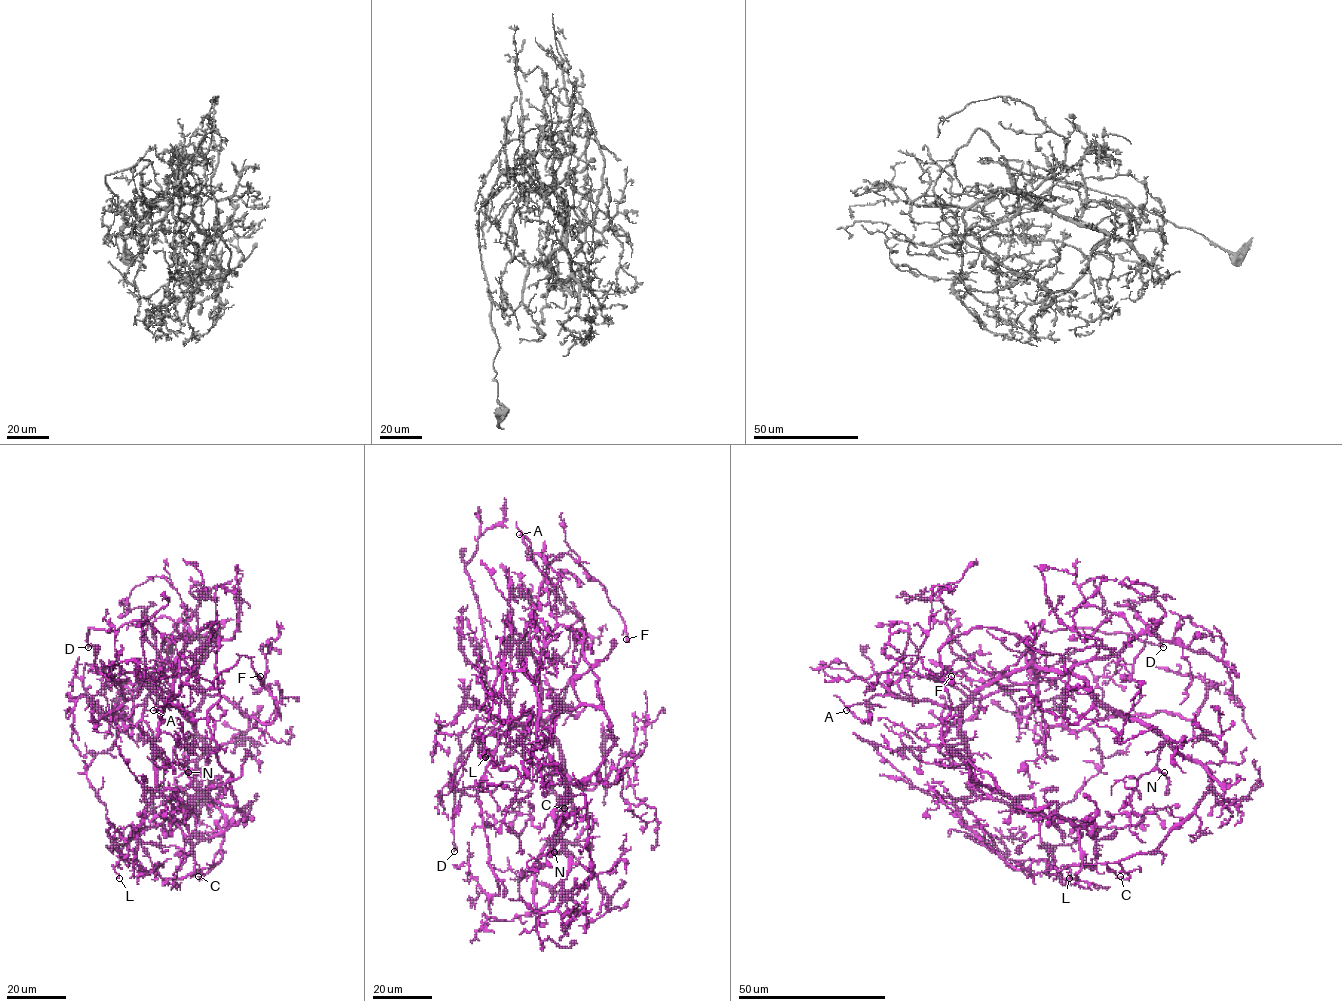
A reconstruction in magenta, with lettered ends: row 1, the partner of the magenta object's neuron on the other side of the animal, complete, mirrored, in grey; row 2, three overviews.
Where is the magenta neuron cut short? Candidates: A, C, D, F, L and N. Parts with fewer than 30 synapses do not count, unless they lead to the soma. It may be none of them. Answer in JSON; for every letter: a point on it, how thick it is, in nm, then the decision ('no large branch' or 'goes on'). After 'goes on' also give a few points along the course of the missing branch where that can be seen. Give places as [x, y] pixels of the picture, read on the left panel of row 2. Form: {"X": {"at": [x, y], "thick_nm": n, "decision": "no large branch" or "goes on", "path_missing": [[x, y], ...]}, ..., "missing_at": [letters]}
{"A": {"at": [153, 710], "thick_nm": 200, "decision": "goes on", "path_missing": [[153, 710], [146, 716], [140, 715], [126, 727], [134, 736]]}, "C": {"at": [198, 876], "thick_nm": 160, "decision": "no large branch"}, "D": {"at": [88, 647], "thick_nm": 200, "decision": "goes on", "path_missing": [[88, 647], [110, 684], [113, 703], [109, 712], [125, 715], [115, 725], [113, 745], [117, 726]]}, "F": {"at": [260, 676], "thick_nm": 280, "decision": "no large branch"}, "L": {"at": [119, 878], "thick_nm": 110, "decision": "no large branch"}, "N": {"at": [188, 772], "thick_nm": 80, "decision": "no large branch"}, "missing_at": ["A", "D"]}

